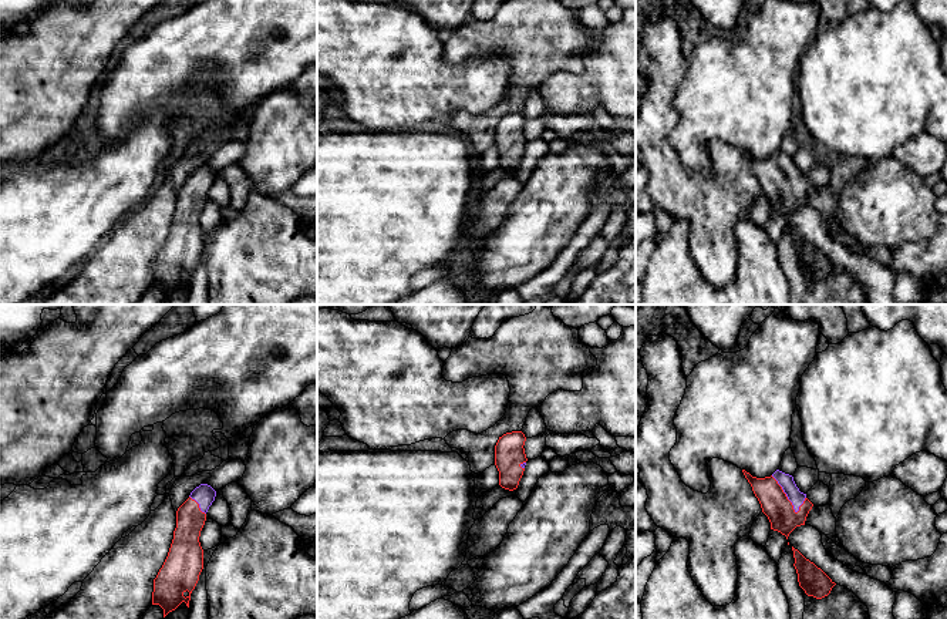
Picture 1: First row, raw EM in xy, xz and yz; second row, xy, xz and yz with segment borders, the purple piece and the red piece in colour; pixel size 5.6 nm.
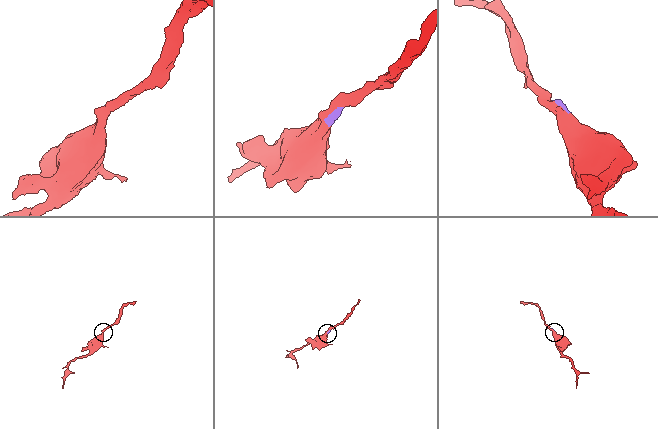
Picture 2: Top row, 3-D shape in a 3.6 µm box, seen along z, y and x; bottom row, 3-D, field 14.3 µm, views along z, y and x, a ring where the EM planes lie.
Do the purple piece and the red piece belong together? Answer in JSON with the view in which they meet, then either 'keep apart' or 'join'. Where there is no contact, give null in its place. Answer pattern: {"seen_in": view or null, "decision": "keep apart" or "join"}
{"seen_in": "yz", "decision": "join"}

